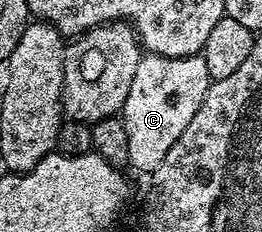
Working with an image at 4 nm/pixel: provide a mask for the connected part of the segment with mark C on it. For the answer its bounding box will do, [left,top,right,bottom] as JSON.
[120,53,211,175]

